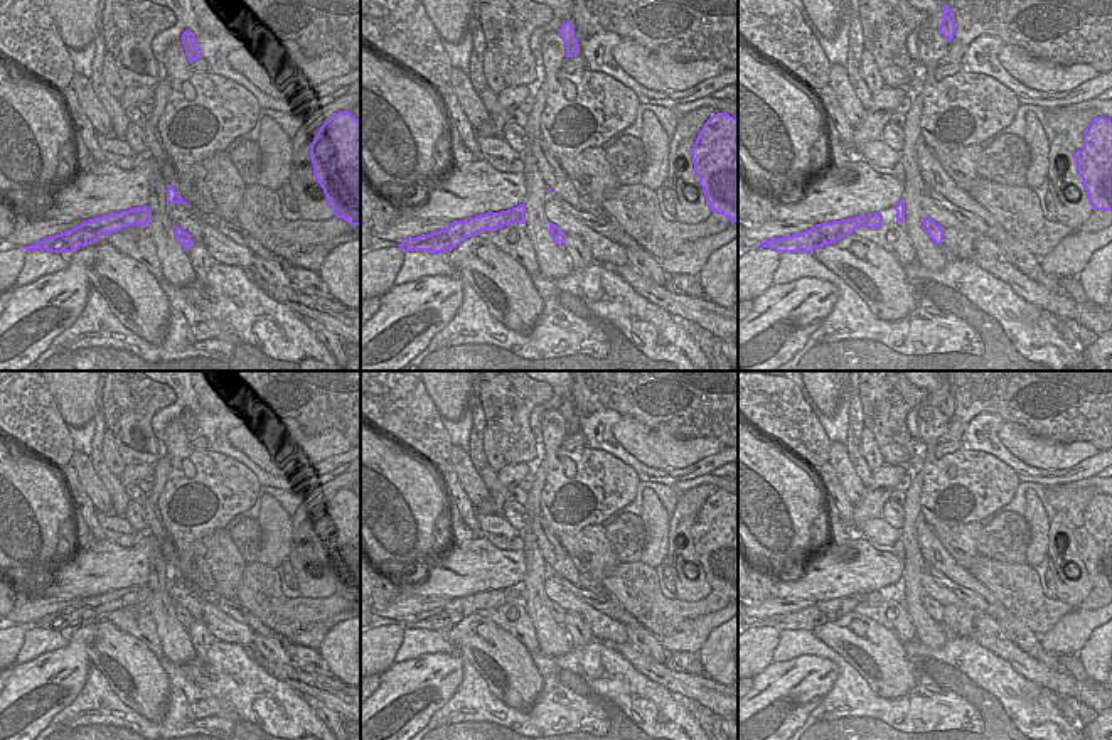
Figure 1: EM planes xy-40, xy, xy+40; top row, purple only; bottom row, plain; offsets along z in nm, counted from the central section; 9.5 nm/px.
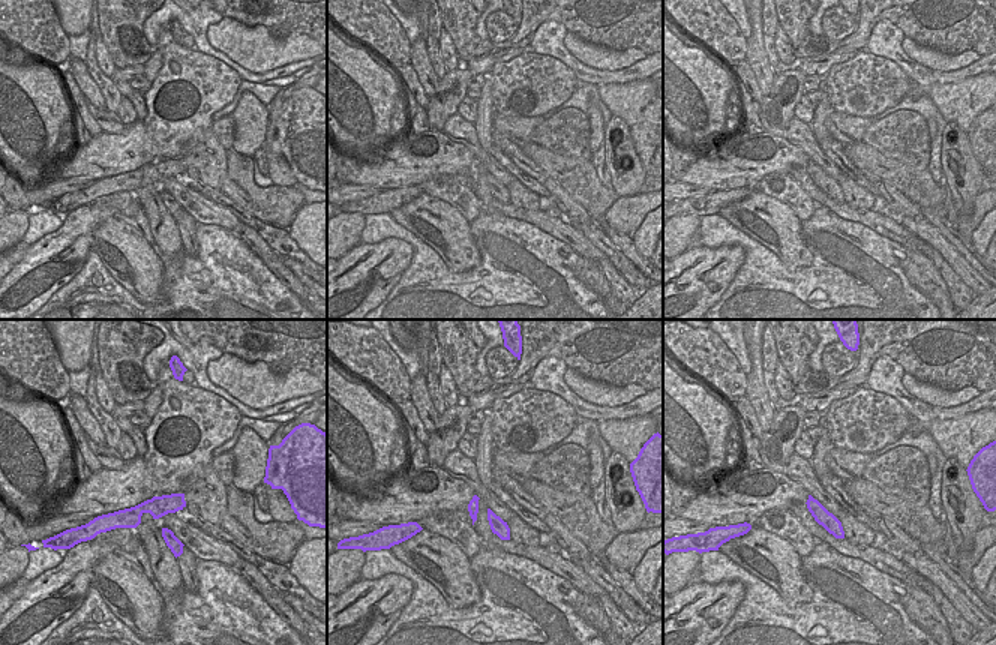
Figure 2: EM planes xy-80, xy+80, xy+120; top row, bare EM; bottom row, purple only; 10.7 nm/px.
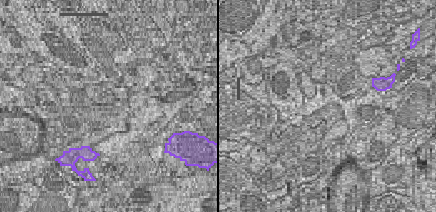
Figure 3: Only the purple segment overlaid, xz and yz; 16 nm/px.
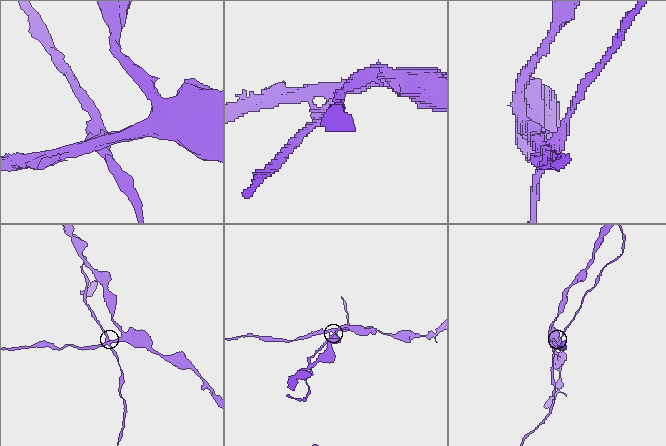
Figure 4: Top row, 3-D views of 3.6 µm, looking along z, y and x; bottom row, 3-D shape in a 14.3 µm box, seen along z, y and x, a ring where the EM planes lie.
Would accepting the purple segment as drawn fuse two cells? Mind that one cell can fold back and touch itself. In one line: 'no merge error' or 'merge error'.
merge error

